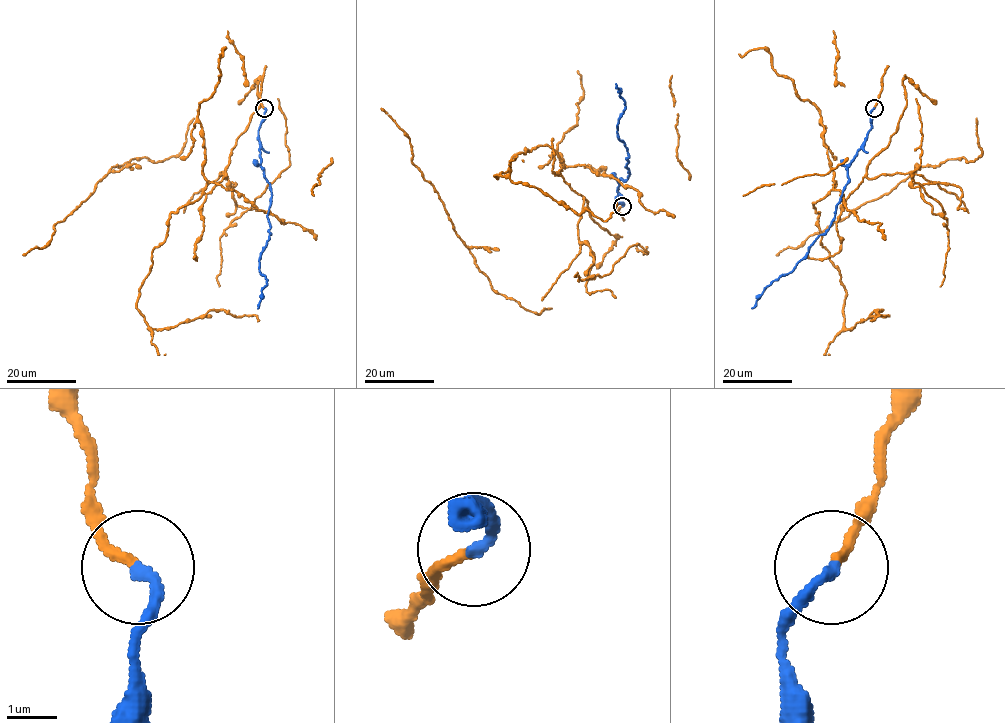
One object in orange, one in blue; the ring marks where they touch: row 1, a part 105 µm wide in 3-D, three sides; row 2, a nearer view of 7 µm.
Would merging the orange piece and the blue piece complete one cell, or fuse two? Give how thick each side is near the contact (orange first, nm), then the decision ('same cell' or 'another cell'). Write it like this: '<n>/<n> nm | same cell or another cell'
180/220 nm | same cell

